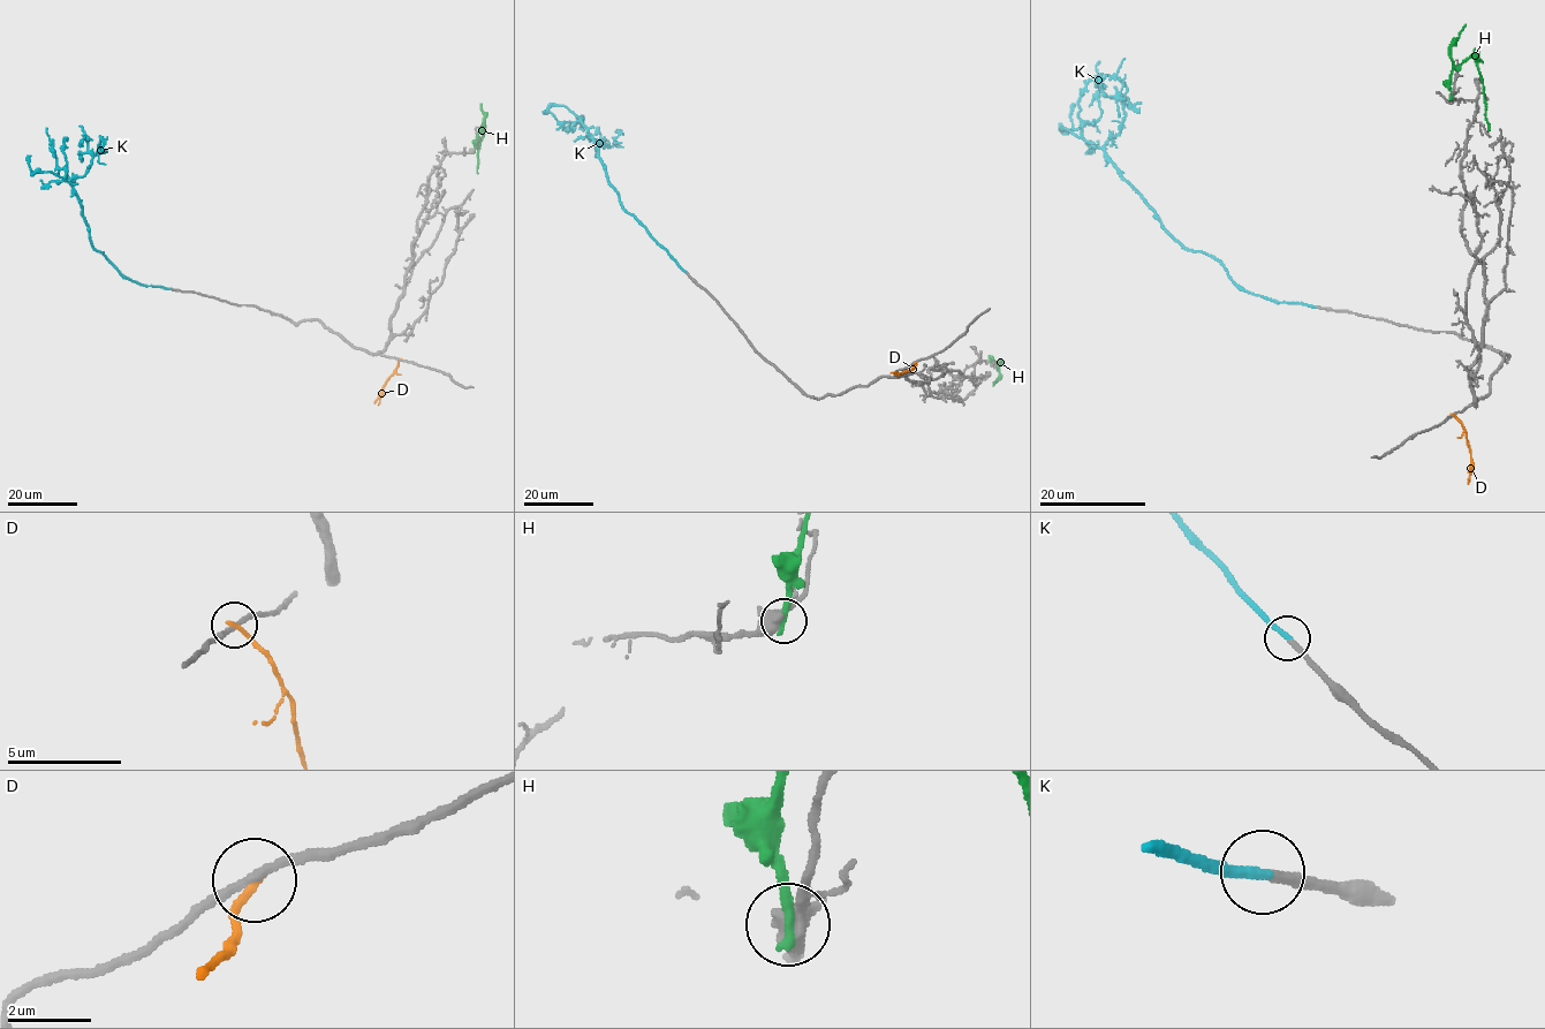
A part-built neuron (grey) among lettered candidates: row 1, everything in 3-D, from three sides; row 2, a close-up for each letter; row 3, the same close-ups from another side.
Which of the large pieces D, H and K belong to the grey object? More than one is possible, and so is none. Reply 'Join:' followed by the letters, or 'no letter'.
Join: K

